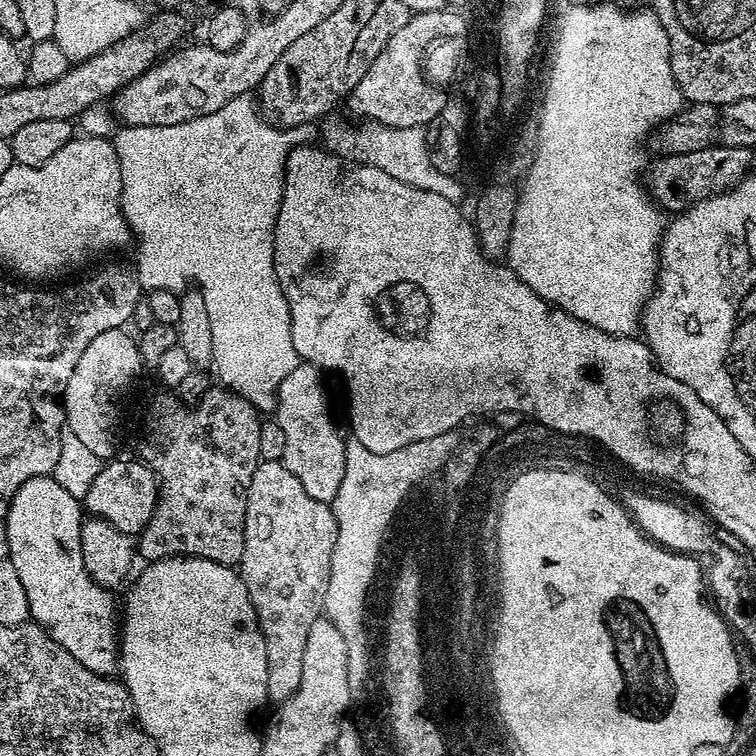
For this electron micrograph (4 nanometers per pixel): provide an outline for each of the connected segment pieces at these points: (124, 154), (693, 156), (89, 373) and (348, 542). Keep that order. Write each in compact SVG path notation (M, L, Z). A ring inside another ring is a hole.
M251 95L239 96L226 102L226 106L222 106L222 110L214 110L214 114L206 114L202 118L194 118L190 122L178 122L178 126L121 127L115 133L114 143L116 157L122 166L120 209L128 224L128 231L134 237L134 244L136 240L136 265L134 265L136 281L140 283L141 289L145 293L154 290L170 290L180 294L191 285L188 283L193 280L196 283L193 285L206 302L206 314L210 317L210 335L214 342L210 368L215 379L228 391L236 392L242 398L246 398L246 402L253 404L257 412L272 414L276 410L276 392L280 388L282 378L286 378L286 374L290 370L294 370L298 363L298 357L294 350L294 338L290 338L290 306L286 306L282 286L274 274L274 226L282 202L284 167L288 161L288 155L302 144L312 144L317 139L318 128L315 123L285 128L275 122L267 124L263 118L265 119L257 101Z
M711 146L702 150L694 150L686 154L660 156L656 161L649 163L646 168L648 177L642 184L649 196L665 213L679 214L691 204L699 200L707 200L720 192L727 192L739 181L753 171L751 148L725 148Z
M124 328L106 330L106 334L98 334L90 346L86 346L82 358L74 365L74 374L70 374L70 382L66 382L64 391L64 423L67 431L73 432L82 443L102 462L107 462L117 455L116 452L116 427L120 424L120 415L124 412L123 400L127 398L136 375L142 371L140 363L140 346L135 335L127 336Z
M426 438L420 444L402 446L402 450L390 450L390 454L374 454L366 446L355 442L345 443L346 474L338 494L331 502L331 510L336 519L338 534L334 544L334 554L330 560L330 582L326 586L323 615L346 638L348 655L348 681L356 684L362 678L364 669L364 633L361 632L361 605L365 585L372 573L373 557L380 543L380 533L388 517L396 508L397 501L408 491L413 481L420 480L432 472L441 460L453 451L457 440L447 438Z

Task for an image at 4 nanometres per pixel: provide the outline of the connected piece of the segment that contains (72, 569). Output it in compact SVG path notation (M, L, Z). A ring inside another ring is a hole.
M51 476L30 478L18 486L12 495L7 516L3 517L6 526L6 542L8 543L7 559L18 570L18 578L26 590L28 614L34 623L41 628L62 650L74 654L86 670L99 676L112 676L118 668L118 600L115 600L109 589L98 586L90 578L86 570L86 562L82 562L82 504L68 493L63 486Z

